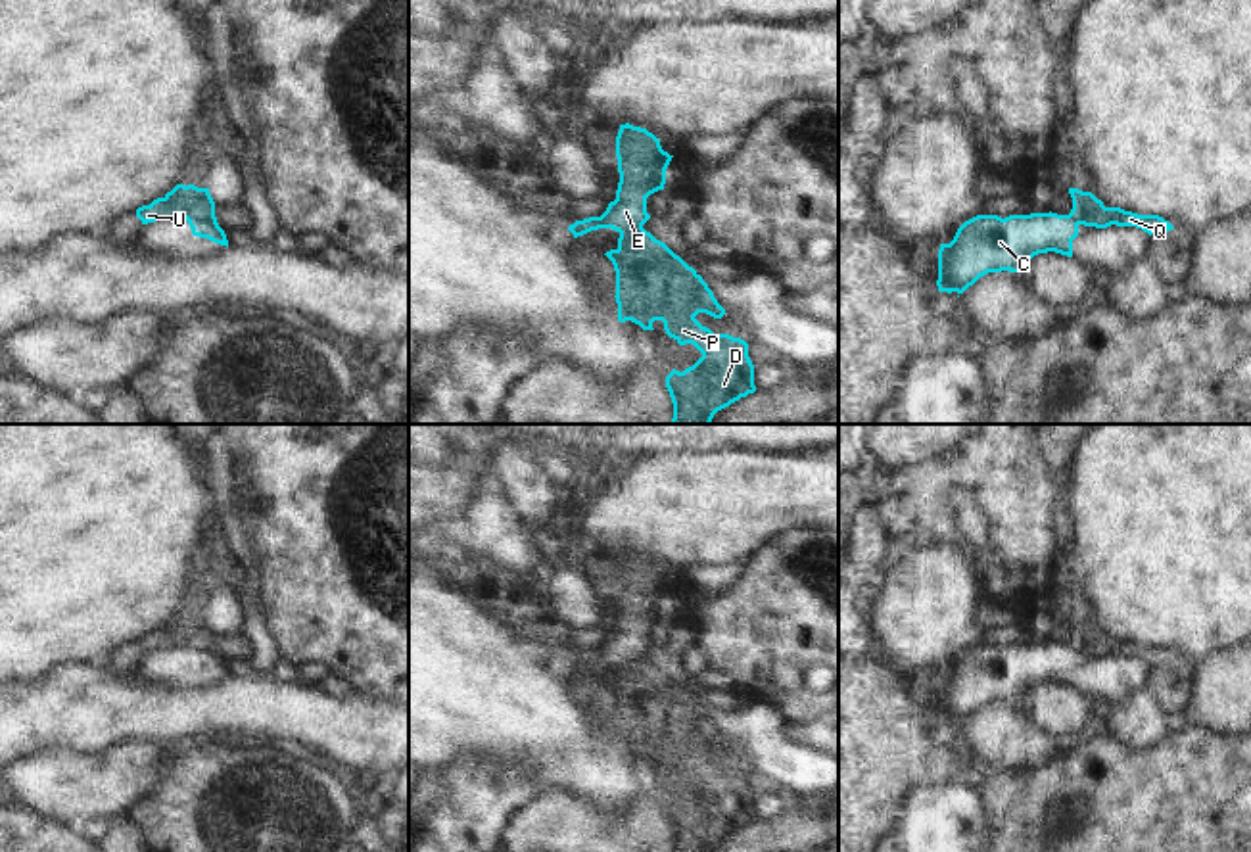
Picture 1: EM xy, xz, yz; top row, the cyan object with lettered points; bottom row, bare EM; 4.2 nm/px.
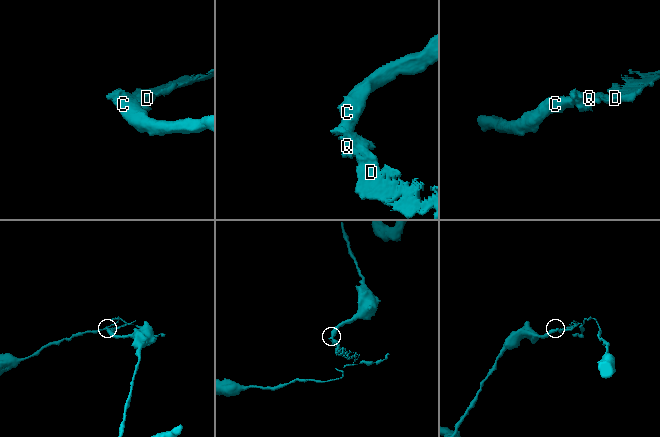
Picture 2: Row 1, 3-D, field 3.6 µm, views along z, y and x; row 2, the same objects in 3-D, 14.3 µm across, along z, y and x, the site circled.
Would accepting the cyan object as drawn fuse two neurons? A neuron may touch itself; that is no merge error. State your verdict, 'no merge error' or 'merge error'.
merge error

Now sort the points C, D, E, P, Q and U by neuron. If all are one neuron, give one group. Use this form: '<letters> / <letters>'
C E / D P Q U

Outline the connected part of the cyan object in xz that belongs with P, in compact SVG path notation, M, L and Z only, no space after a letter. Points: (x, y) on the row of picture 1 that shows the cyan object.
M645 228L620 232L618 248L604 255L616 271L614 297L618 303L618 320L631 320L643 330L654 330L652 322L662 320L670 338L679 345L693 343L702 353L693 367L683 372L673 368L666 376L666 388L673 403L670 424L710 424L718 411L756 391L748 343L729 334L714 334L695 319L698 313L721 319L725 309L693 267Z

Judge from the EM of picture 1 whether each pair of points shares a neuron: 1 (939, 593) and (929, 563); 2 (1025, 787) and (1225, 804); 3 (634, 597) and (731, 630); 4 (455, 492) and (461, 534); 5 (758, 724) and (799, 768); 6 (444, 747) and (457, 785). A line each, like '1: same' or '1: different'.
1: same
2: same
3: different
4: different
5: same
6: different

